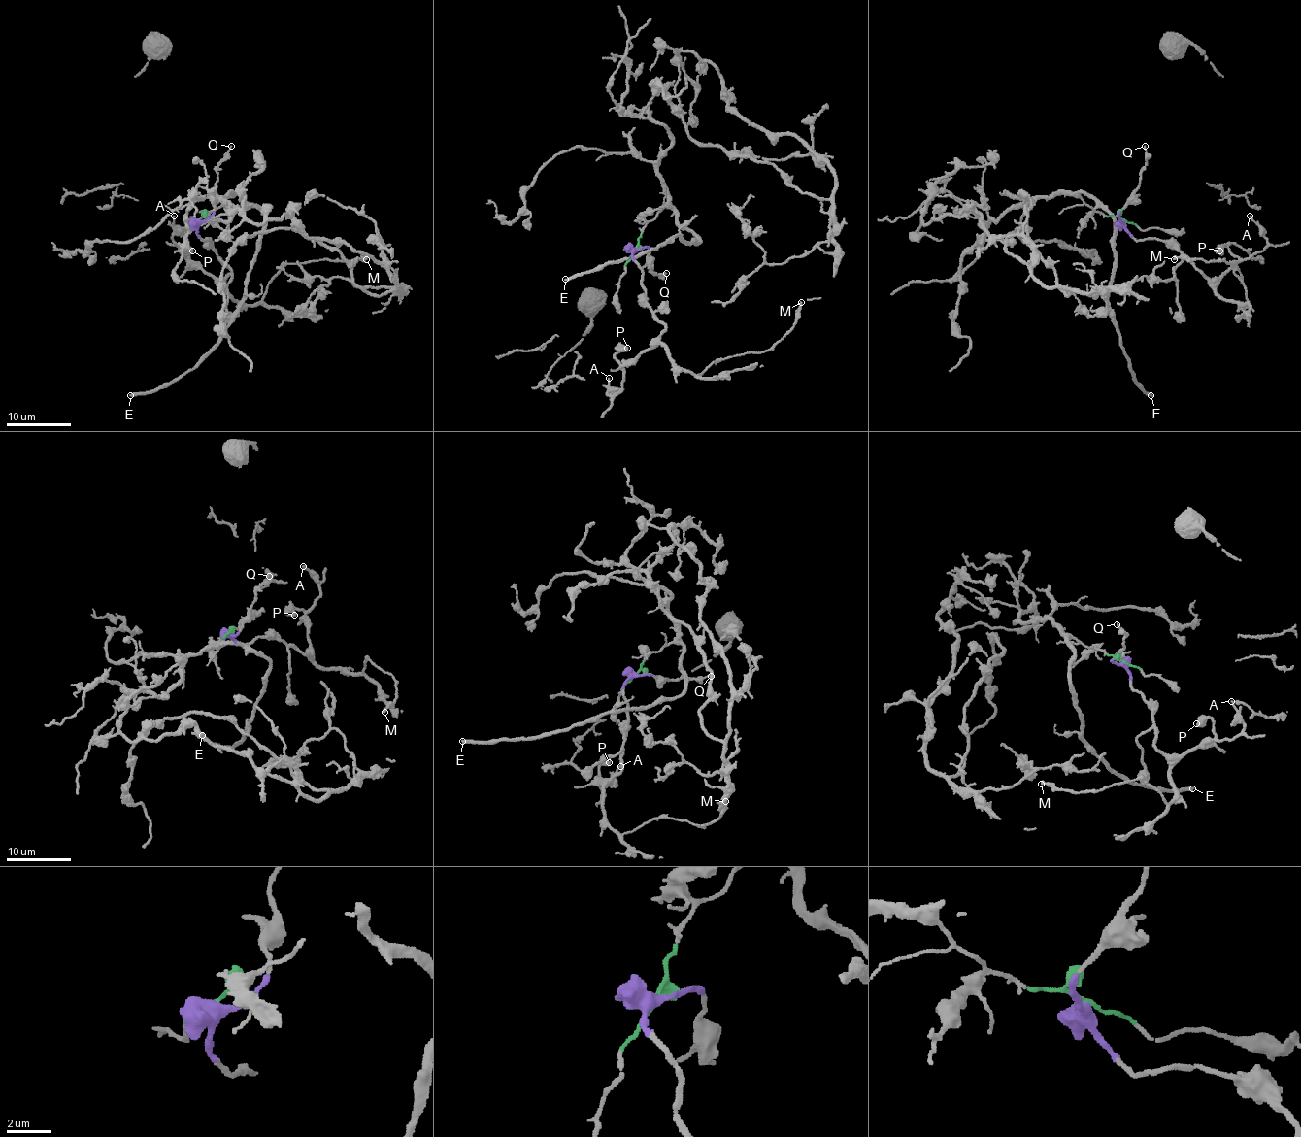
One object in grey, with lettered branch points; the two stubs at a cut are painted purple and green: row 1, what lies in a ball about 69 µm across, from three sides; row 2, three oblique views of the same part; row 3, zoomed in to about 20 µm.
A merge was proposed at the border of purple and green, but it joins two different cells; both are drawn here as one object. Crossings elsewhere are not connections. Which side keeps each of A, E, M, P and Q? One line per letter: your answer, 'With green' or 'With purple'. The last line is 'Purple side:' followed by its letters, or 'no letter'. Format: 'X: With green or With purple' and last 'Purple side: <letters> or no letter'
A: With purple
E: With green
M: With purple
P: With purple
Q: With purple
Purple side: A, M, P, Q

